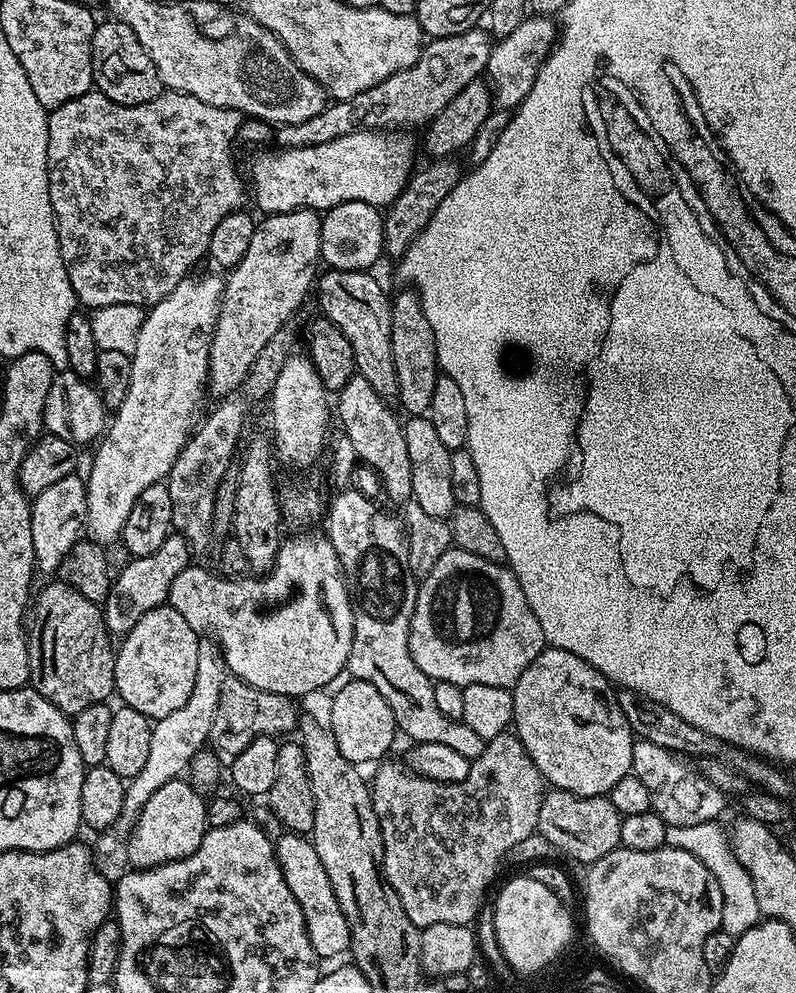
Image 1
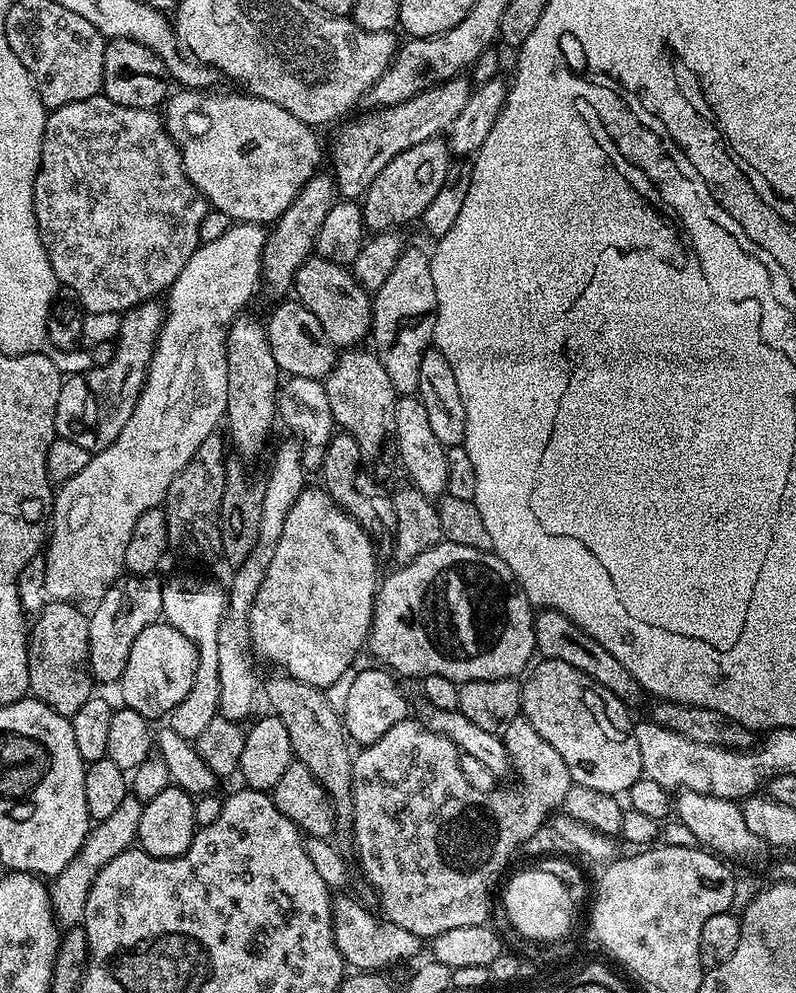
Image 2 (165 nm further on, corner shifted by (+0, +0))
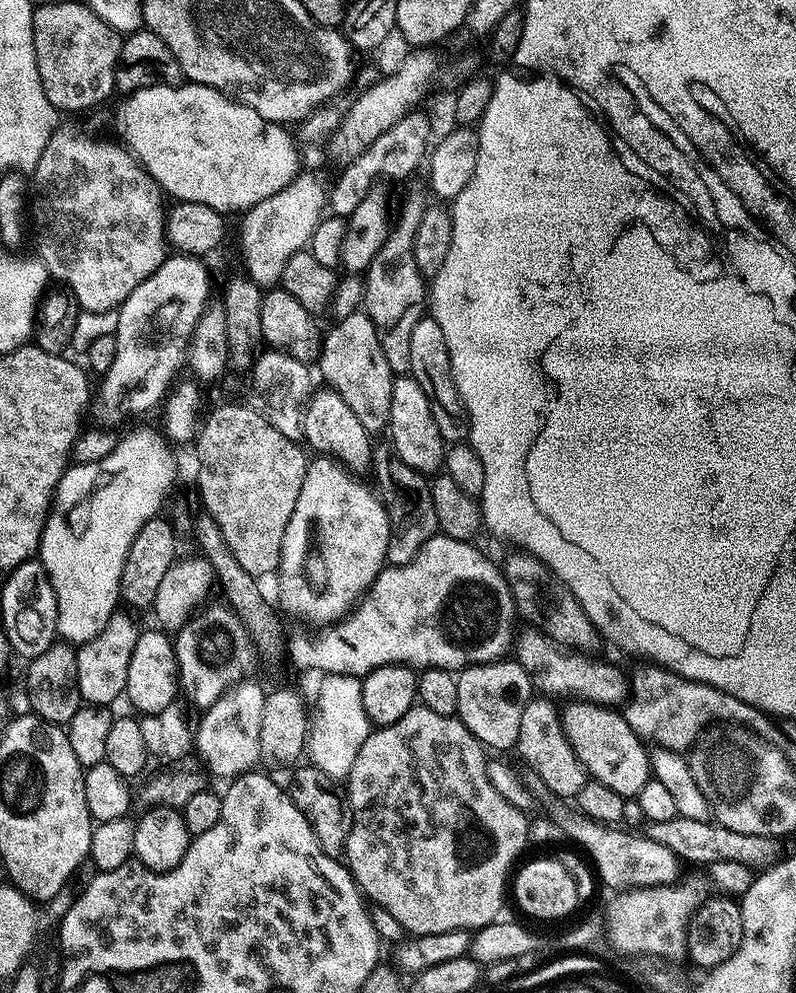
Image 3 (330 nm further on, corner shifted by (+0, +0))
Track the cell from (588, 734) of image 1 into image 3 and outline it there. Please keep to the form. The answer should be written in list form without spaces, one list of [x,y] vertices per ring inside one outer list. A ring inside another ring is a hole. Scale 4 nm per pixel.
[[[572,702],[567,707],[562,712],[564,733],[578,754],[585,773],[591,779],[602,782],[602,786],[610,786],[614,794],[634,798],[652,774],[645,741],[637,732],[630,730],[624,715],[611,707],[583,702]]]

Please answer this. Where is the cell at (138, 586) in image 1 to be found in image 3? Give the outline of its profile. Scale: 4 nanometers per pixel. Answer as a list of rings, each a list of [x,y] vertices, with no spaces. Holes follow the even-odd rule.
[[[117,610],[93,640],[76,648],[78,690],[84,704],[112,706],[119,696],[121,699],[125,695],[126,674],[130,670],[130,658],[134,655],[134,642],[138,642],[141,634],[141,629],[136,628],[127,614],[127,611]]]

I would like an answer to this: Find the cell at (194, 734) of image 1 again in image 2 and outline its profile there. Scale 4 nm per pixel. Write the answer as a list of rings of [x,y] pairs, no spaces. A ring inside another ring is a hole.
[[[130,794],[122,798],[122,803],[110,814],[110,818],[93,823],[88,830],[88,836],[84,839],[84,844],[72,861],[51,881],[50,895],[52,898],[52,912],[56,916],[56,923],[61,929],[67,930],[75,928],[83,921],[84,910],[86,908],[86,898],[90,894],[90,886],[94,882],[97,874],[104,869],[107,864],[118,854],[128,851],[137,843],[138,822],[142,822],[142,810],[144,804]]]

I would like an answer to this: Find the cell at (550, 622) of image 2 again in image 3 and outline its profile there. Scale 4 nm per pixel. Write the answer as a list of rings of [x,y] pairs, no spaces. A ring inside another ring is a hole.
[[[512,550],[508,557],[502,560],[502,571],[508,589],[512,591],[512,600],[516,604],[517,613],[528,619],[527,623],[533,628],[539,628],[545,632],[550,639],[561,648],[579,650],[585,654],[593,651],[599,640],[602,640],[601,633],[595,623],[588,616],[586,610],[582,610],[580,598],[575,596],[571,588],[559,580],[548,565],[540,561],[531,550]]]

